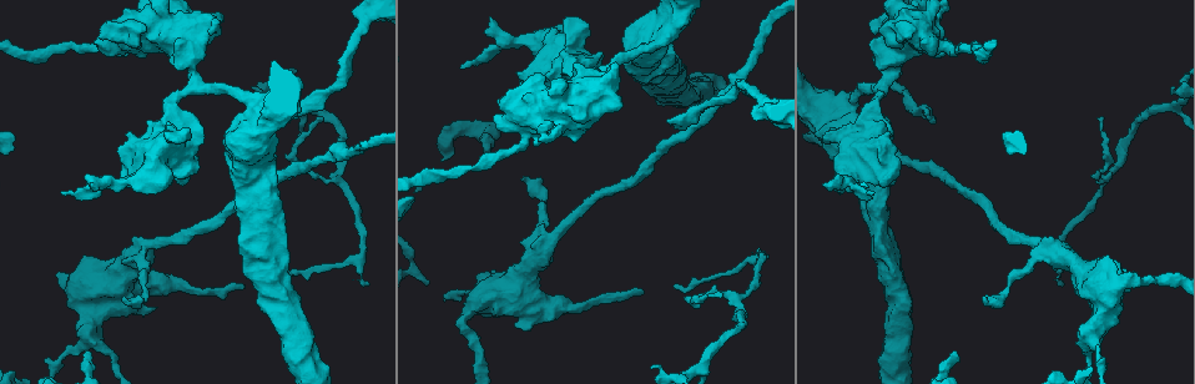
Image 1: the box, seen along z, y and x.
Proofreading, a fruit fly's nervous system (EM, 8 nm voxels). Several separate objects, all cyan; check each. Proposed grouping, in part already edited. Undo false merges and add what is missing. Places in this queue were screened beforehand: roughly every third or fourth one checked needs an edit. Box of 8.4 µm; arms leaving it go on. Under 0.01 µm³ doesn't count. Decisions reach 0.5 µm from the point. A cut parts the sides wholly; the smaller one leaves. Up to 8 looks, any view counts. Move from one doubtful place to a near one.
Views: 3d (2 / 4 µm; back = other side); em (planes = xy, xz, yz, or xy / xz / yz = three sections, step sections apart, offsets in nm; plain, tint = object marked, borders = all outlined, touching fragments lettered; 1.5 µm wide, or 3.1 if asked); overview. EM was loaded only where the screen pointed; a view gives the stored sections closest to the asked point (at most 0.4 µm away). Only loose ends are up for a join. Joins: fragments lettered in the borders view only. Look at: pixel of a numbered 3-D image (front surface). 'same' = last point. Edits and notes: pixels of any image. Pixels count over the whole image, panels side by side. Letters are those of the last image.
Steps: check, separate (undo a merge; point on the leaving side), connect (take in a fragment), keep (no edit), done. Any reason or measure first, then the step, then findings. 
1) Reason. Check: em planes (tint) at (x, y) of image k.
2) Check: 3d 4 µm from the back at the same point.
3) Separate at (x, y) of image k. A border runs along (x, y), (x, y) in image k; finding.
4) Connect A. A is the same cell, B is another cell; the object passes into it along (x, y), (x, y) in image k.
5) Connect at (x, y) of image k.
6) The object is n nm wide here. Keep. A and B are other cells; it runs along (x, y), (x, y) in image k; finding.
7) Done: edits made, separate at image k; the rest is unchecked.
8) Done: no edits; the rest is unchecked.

Check: em yz step 4 (borders) at (88, 357) of image 1.

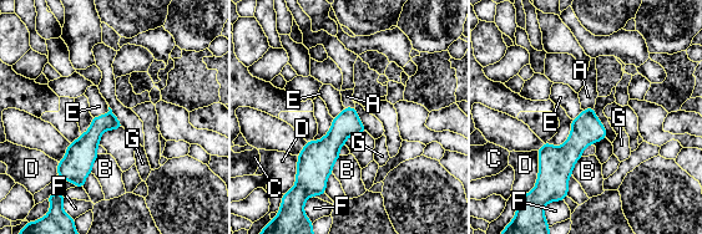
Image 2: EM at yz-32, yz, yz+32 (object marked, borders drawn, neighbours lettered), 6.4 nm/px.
The object is 120 nm wide here. Connect A. A is the same cell, B, C, D, E, F and G are other cells; the object passes into it along (586, 128), (587, 108), (587, 96) in image 2; it goes on there.

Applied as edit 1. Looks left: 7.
See it whole again. Check: overview.

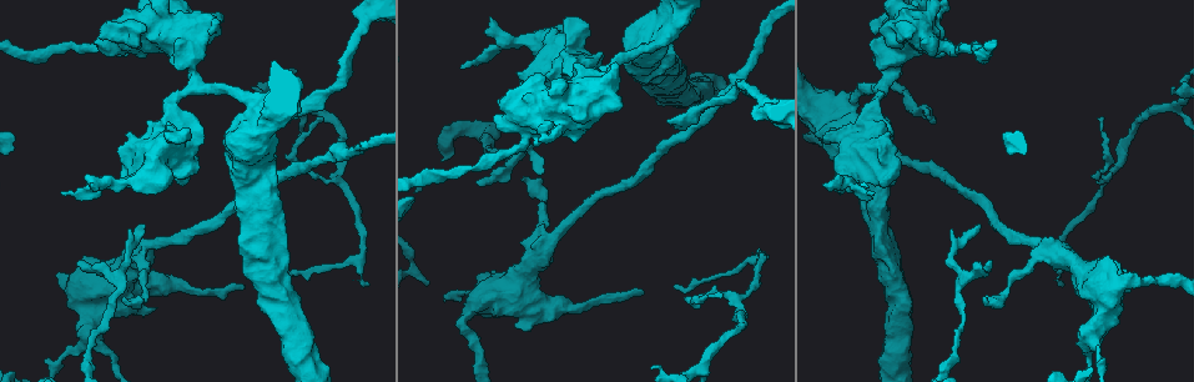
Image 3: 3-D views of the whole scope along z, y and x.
Free end. Check: em planes (borders) at (491, 17) of image 3.

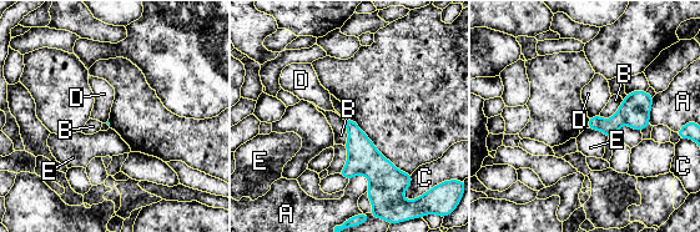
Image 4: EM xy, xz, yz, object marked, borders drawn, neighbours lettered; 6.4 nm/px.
Keep. A, B, C, D and E are other cells; a border runs along (599, 114), (589, 119) in image 4; none of them fits.

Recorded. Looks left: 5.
End of a long branch. Check: 3d 2 µm at (929, 114) of image 3.

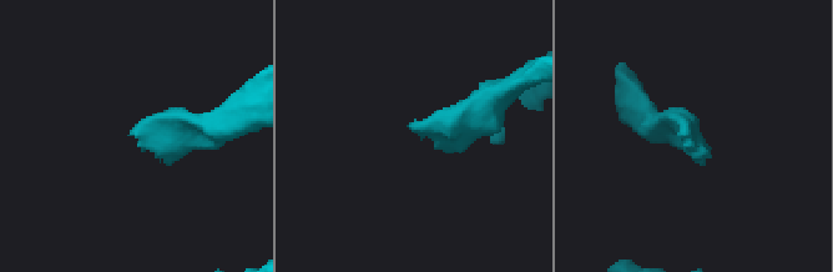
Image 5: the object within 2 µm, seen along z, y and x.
Shape alone is not enough. Check: em xz step 4 (tint) at (686, 143) of image 5.

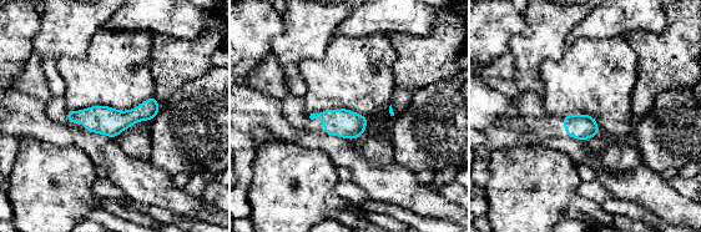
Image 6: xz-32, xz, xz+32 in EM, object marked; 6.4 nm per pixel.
Check: em planes (borders) at the same point.

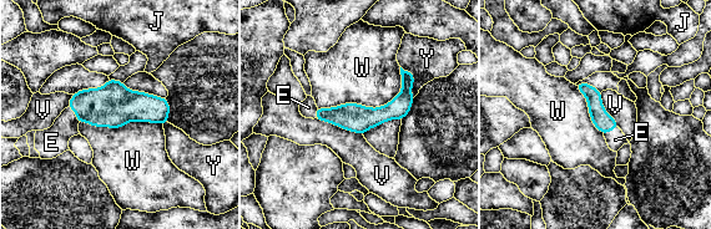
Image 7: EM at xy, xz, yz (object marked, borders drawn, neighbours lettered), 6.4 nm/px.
The object is 110 nm wide here. Connect E. E is the same cell, J, V, W and Y are other cells; the object passes into it along (112, 105), (76, 113), (51, 142) in image 7; it goes on there.

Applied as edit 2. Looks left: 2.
Done: edits made, connect at image 2, connect at image 7; the rest is unchecked.

